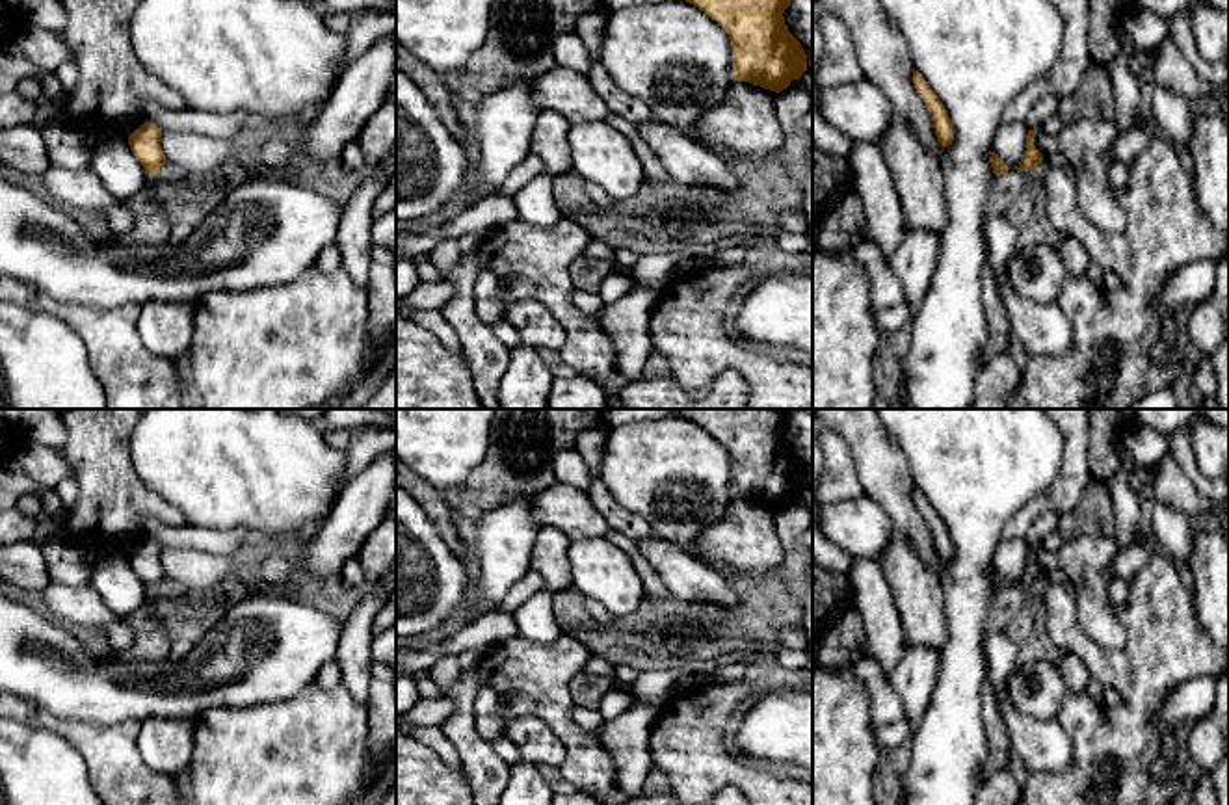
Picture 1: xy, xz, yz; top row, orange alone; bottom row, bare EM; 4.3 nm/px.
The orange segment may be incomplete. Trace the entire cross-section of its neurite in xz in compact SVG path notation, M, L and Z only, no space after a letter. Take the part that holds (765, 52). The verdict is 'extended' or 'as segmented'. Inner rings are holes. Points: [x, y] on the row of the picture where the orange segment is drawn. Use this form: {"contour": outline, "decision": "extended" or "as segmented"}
{"contour": "M686 0L705 11L712 20L716 20L731 39L733 46L733 76L738 82L749 82L770 91L783 91L792 80L800 80L807 71L807 54L800 41L788 32L785 24L785 9L792 0Z", "decision": "as segmented"}

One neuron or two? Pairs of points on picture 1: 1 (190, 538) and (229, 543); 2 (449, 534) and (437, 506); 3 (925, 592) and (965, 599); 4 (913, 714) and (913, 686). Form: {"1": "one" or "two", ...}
{"1": "one", "2": "one", "3": "two", "4": "one"}

